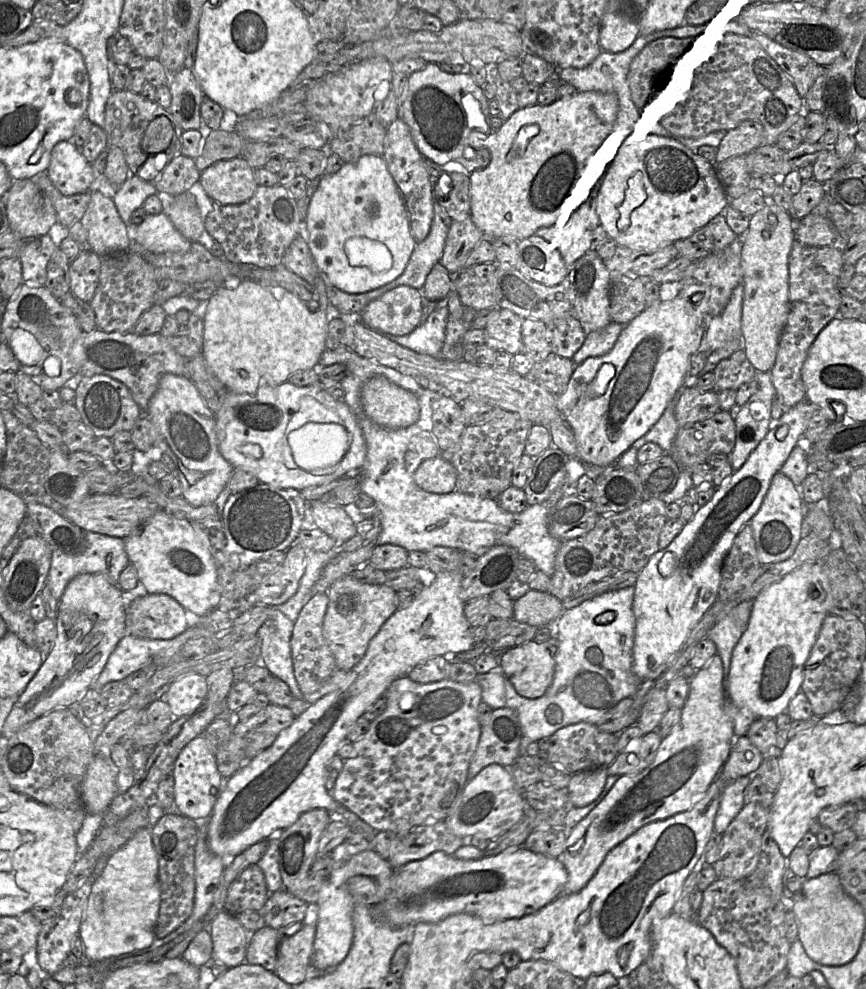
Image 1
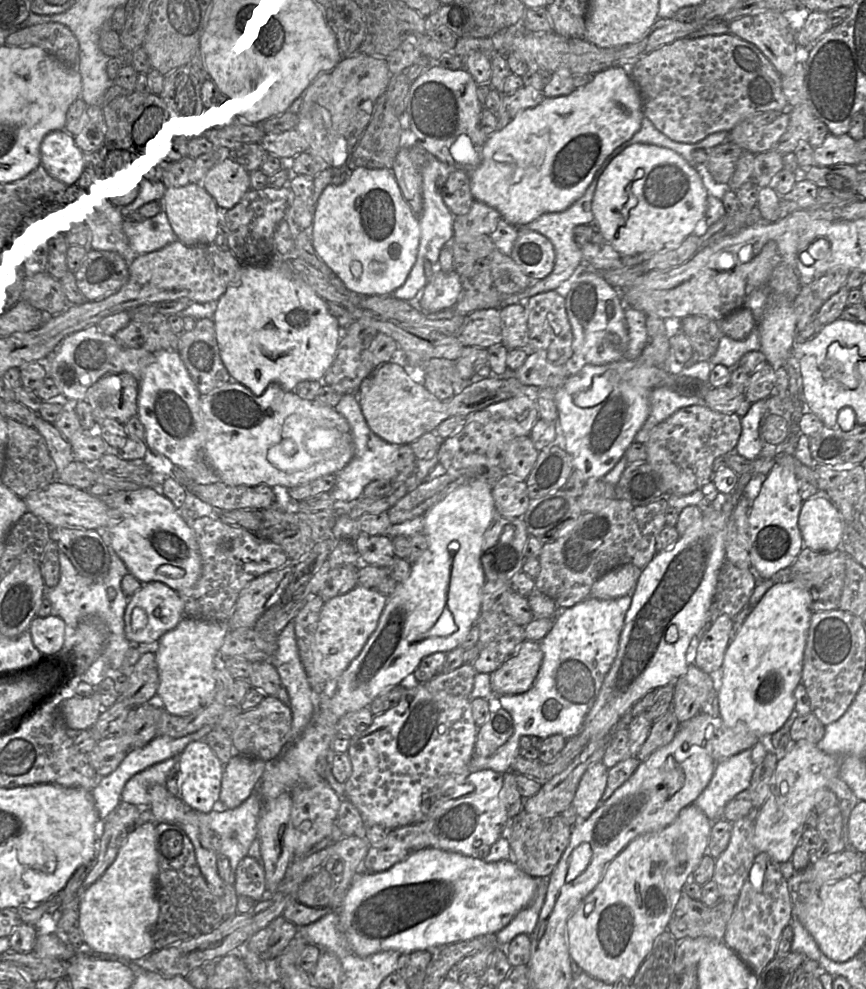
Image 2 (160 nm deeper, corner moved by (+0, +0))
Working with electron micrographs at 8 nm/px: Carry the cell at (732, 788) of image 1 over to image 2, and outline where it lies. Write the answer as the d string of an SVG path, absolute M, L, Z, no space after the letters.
M746 749L716 763L712 779L694 802L711 823L722 818L724 808L732 798L749 788L755 766L751 759L751 749Z

